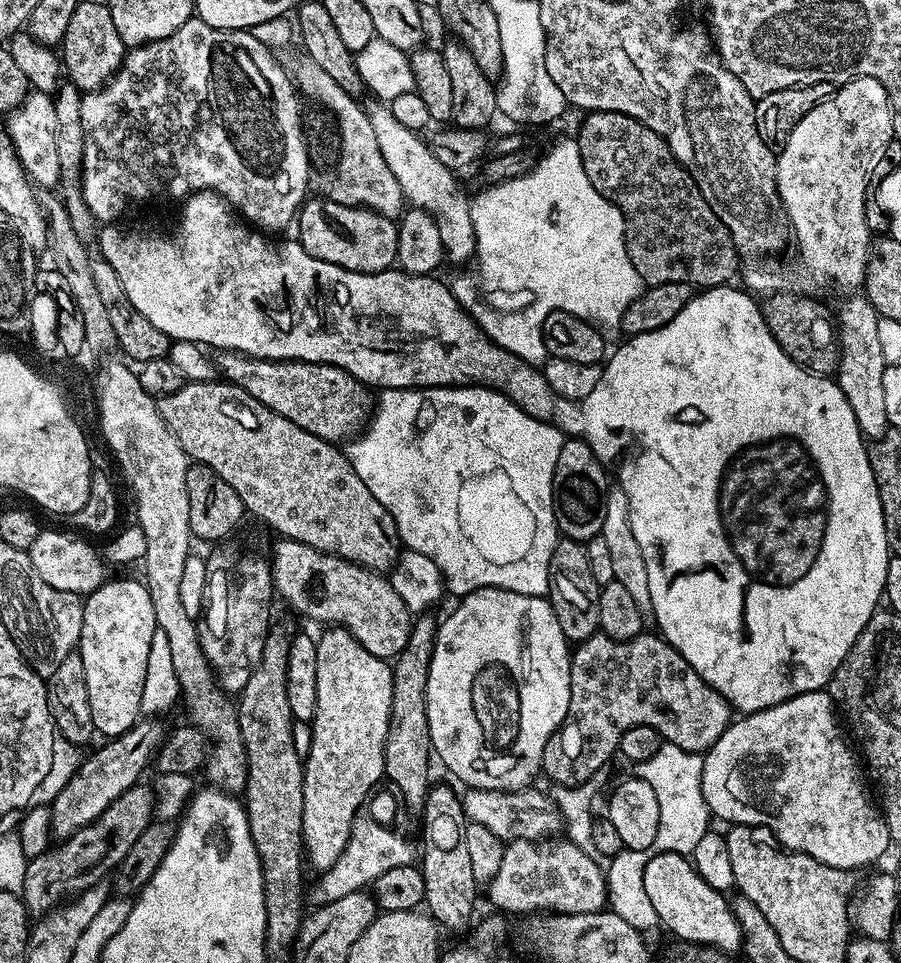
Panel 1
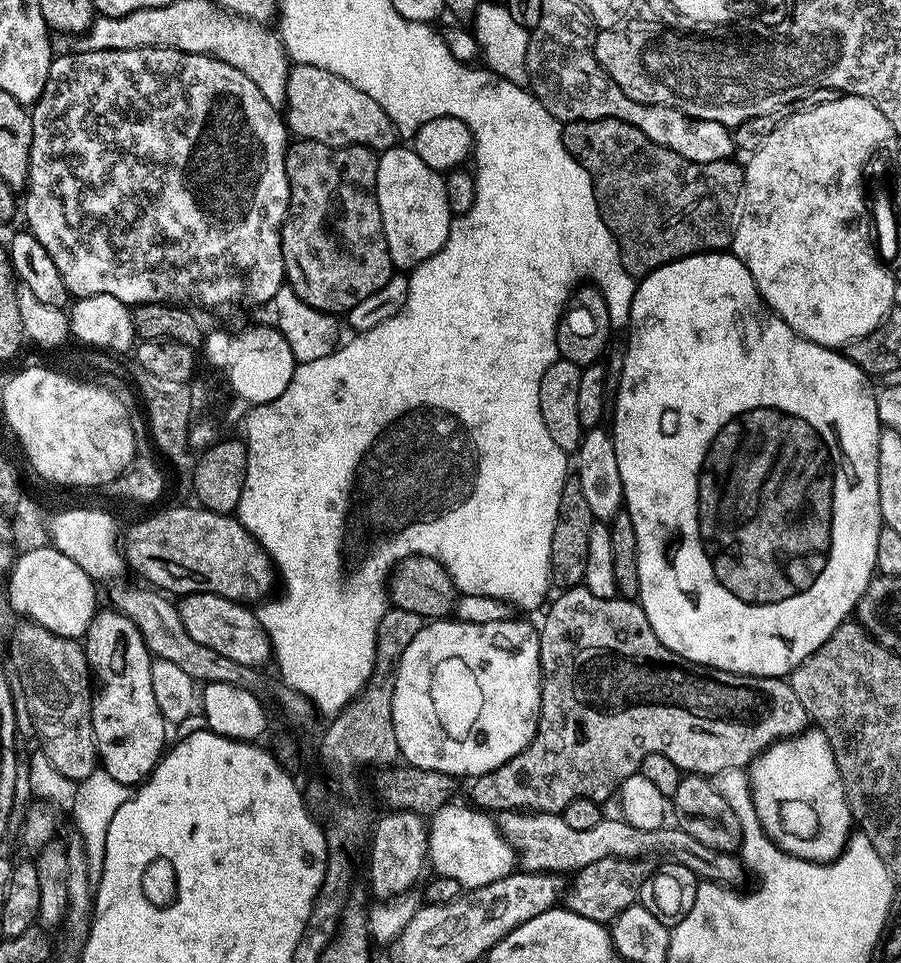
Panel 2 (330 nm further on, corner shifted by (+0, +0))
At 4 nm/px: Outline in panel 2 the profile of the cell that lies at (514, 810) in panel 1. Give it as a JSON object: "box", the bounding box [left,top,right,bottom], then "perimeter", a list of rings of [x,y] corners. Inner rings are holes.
{"box":[498,810,746,886],"perimeter":[[[517,810],[499,813],[498,827],[516,851],[519,867],[526,872],[575,874],[581,868],[590,866],[590,862],[598,862],[611,856],[627,860],[664,856],[660,858],[686,866],[704,882],[736,886],[746,876],[746,869],[737,855],[710,850],[710,846],[702,846],[702,842],[690,838],[686,830],[675,826],[665,826],[658,830],[638,830],[627,824],[623,818],[615,819],[601,818],[598,826],[593,826],[590,830],[573,830],[571,826],[566,826],[563,815]]]}

